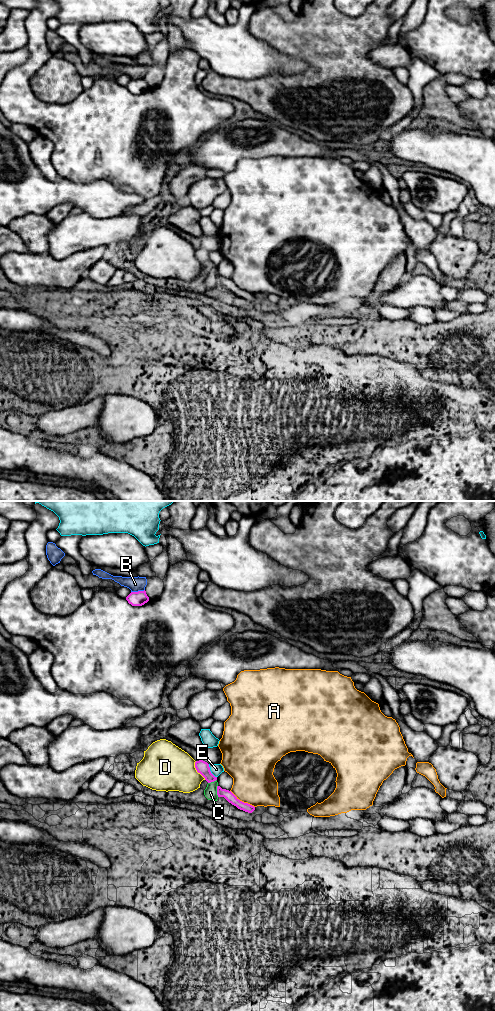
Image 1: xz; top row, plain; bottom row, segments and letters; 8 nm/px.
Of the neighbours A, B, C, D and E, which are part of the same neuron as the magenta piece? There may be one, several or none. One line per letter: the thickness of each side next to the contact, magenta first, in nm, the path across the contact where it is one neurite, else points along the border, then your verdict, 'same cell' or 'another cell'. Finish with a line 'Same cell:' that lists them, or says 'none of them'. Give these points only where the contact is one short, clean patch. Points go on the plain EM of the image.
A: calibres 80 and 340 nm; another cell
B: calibres 120 and 120 nm; another cell
C: calibres 80 and 100 nm; border xz (217, 273), (218, 284); another cell
D: calibres 110 and 380 nm; another cell
E: calibres 110 and 100 nm; another cell
Same cell: none of them

